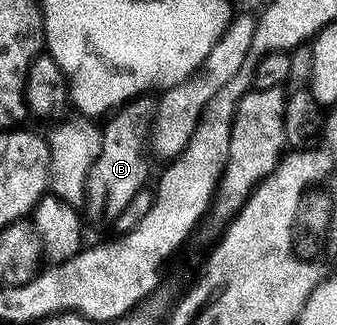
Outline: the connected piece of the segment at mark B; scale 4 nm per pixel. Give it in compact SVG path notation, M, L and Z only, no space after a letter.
M145 98L127 104L115 112L104 125L102 153L94 162L88 180L87 207L97 224L115 222L127 210L135 194L146 191L149 180L149 156L155 125L155 108Z

